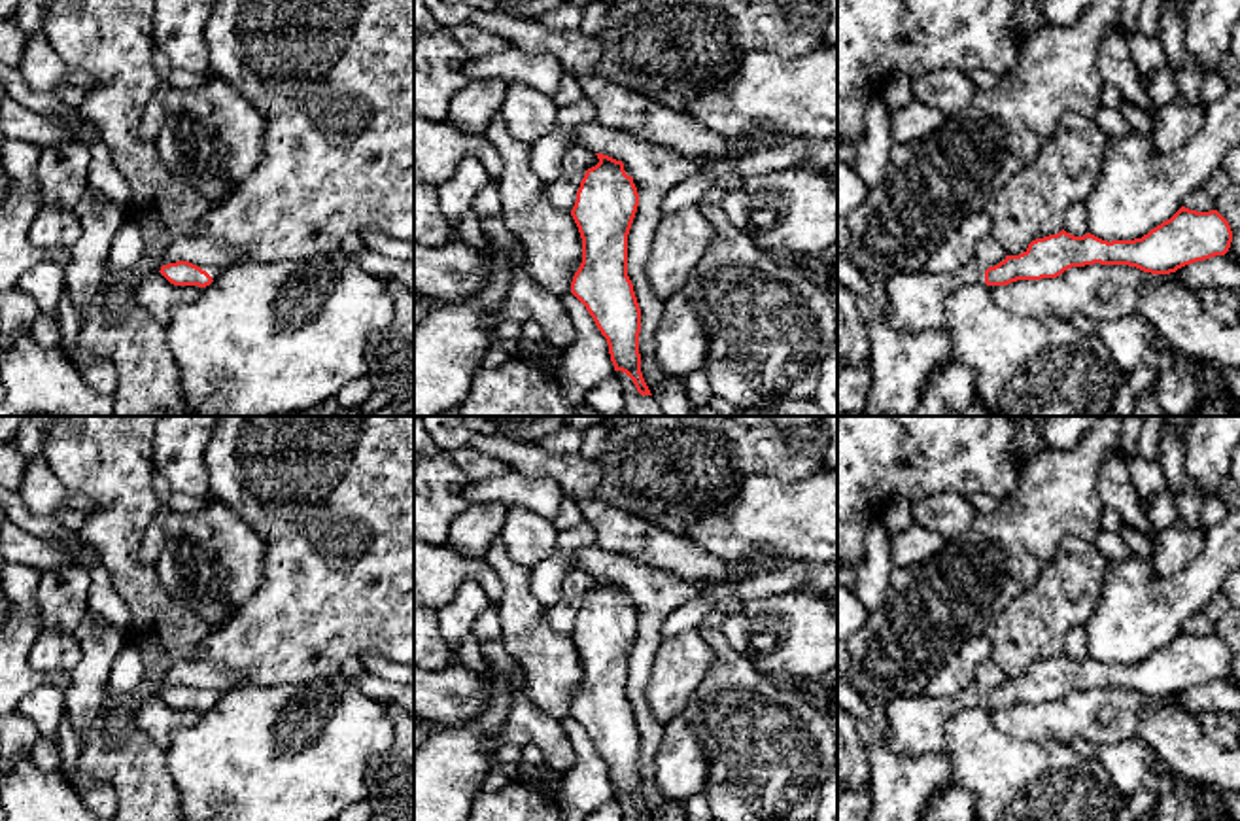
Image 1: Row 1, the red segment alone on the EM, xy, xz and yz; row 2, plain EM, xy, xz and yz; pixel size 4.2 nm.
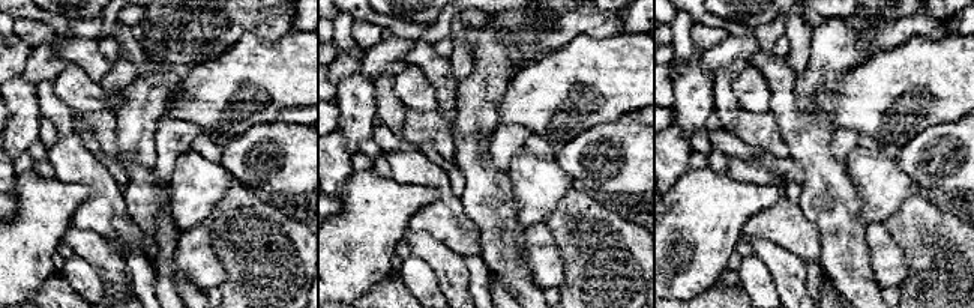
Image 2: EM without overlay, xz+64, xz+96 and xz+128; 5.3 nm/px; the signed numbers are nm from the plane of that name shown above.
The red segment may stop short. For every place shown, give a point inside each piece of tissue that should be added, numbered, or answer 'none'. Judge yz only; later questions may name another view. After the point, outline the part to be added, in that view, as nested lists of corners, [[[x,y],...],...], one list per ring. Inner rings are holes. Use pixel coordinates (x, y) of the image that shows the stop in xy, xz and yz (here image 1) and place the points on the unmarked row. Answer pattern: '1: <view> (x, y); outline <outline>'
1: yz (917, 725); outline [[[970,685],[956,696],[894,698],[887,702],[887,743],[902,757],[932,755],[945,749],[947,723],[960,711],[985,707],[979,685]]]

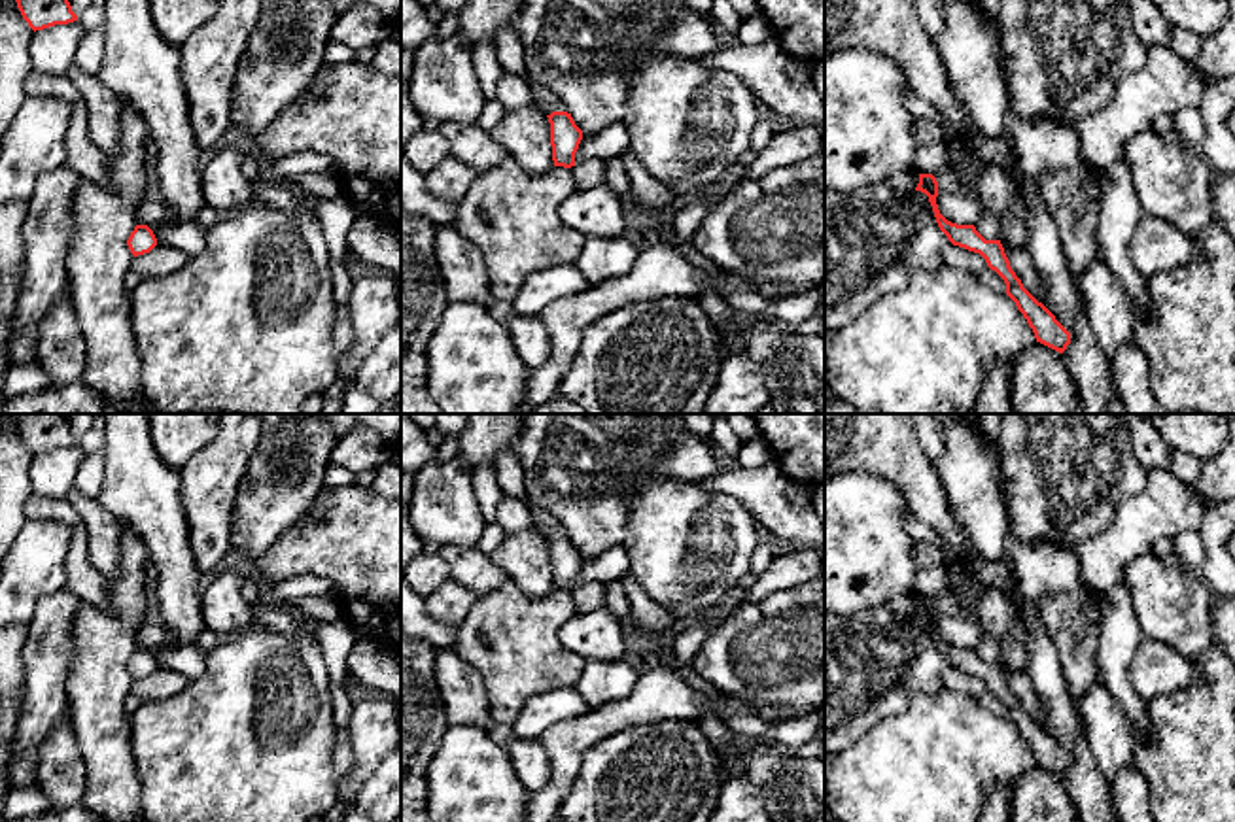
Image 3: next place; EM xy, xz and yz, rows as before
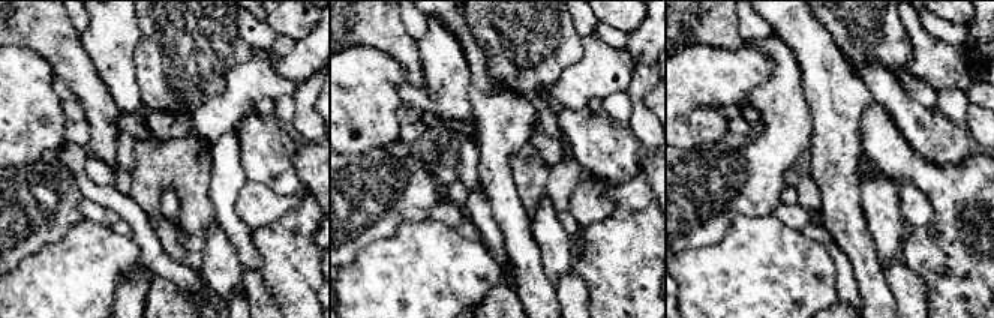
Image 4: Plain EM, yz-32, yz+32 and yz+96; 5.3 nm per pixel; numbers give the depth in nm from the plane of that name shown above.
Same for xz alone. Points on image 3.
none

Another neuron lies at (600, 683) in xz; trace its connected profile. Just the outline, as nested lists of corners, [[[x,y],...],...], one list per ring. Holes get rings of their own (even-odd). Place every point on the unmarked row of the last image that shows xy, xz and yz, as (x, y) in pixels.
[[[586,659],[583,675],[575,684],[590,709],[620,701],[634,690],[639,675],[624,659]]]

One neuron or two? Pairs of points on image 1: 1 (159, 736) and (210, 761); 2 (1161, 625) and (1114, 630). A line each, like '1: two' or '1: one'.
1: two
2: one

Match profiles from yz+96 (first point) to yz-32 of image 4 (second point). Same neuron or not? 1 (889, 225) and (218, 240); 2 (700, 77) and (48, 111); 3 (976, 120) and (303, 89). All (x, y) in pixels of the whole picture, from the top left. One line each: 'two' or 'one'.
1: one
2: one
3: one

